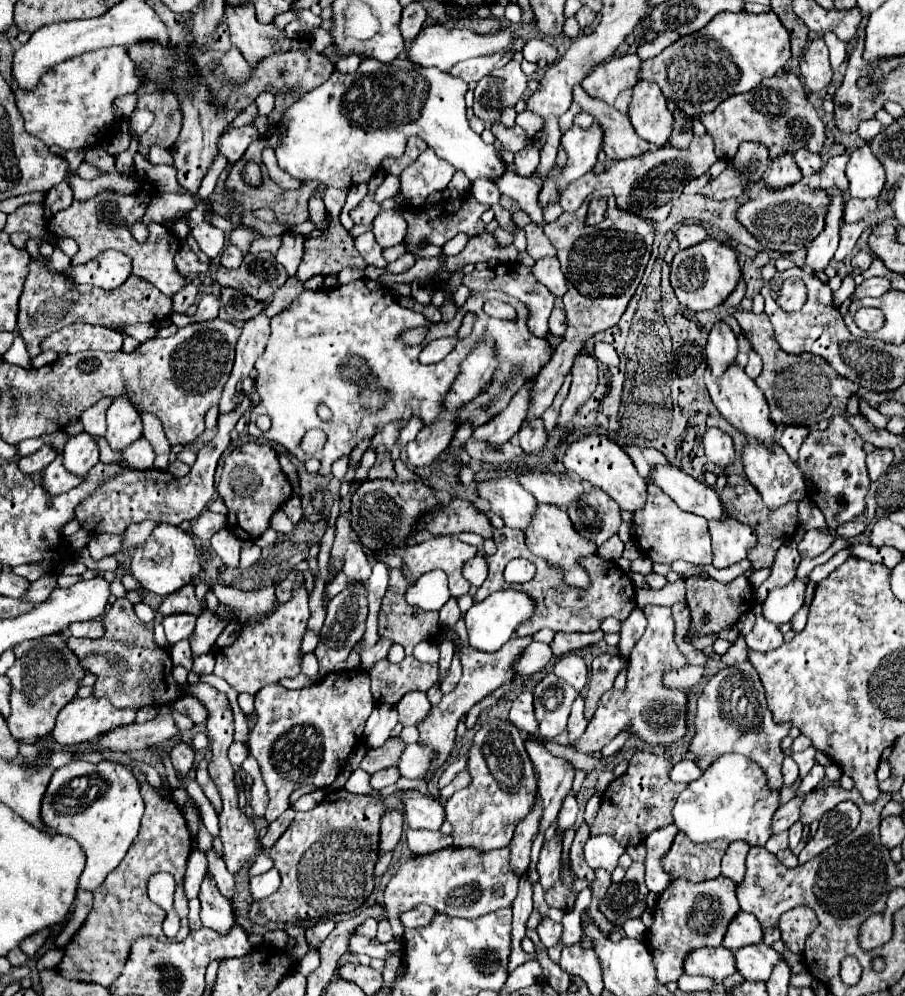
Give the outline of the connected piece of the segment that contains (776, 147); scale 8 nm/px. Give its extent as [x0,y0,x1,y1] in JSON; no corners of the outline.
[699,72,825,160]

